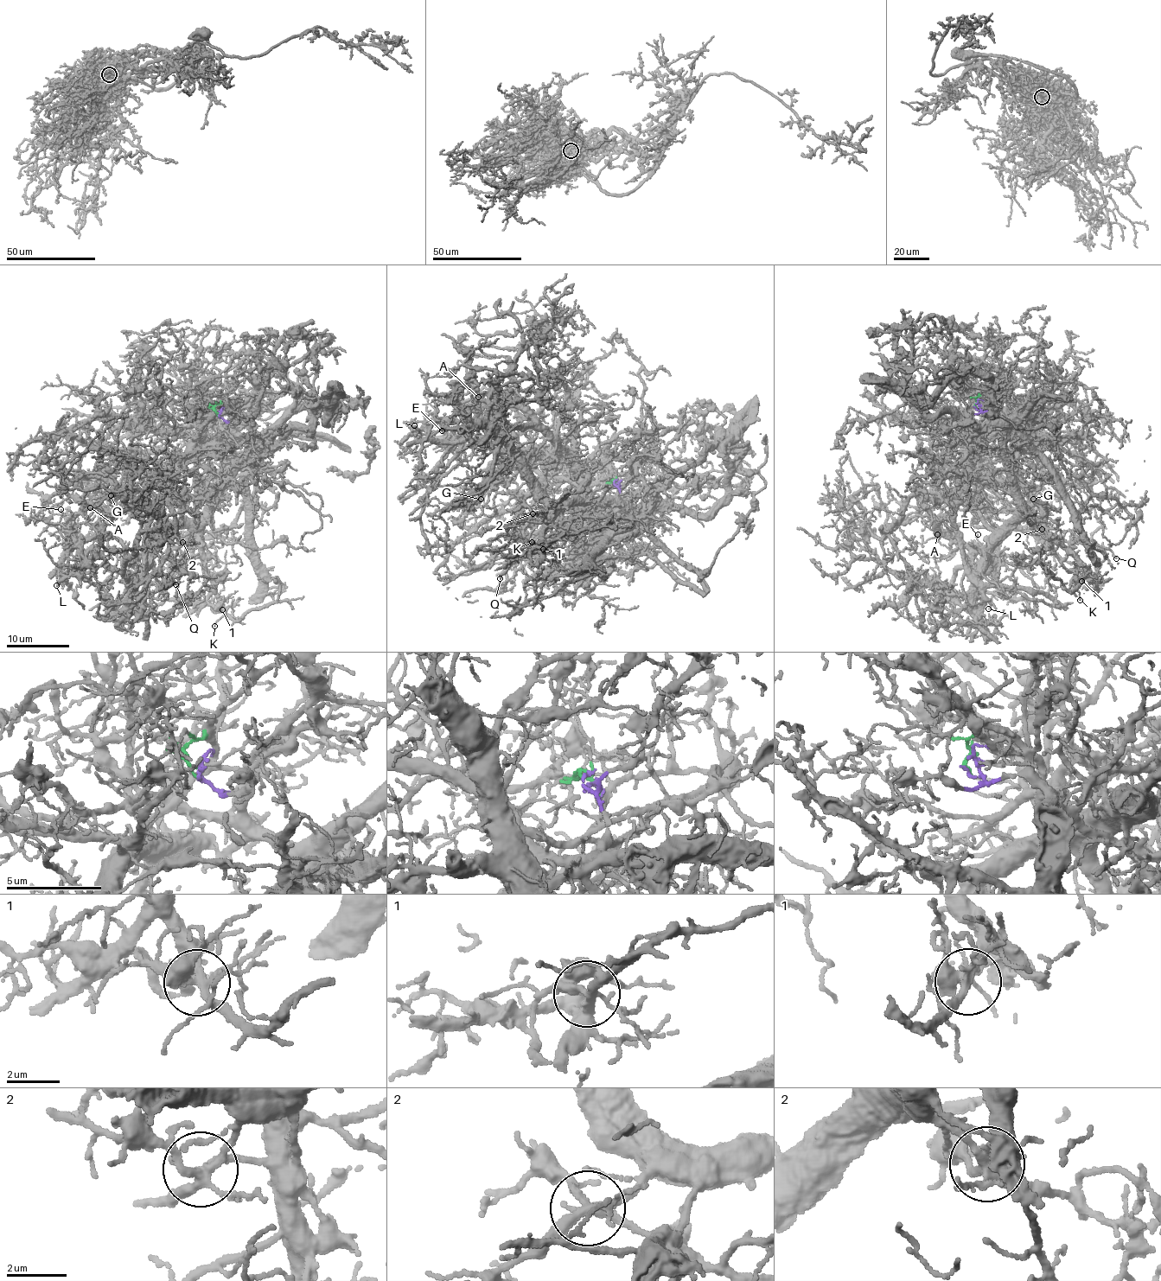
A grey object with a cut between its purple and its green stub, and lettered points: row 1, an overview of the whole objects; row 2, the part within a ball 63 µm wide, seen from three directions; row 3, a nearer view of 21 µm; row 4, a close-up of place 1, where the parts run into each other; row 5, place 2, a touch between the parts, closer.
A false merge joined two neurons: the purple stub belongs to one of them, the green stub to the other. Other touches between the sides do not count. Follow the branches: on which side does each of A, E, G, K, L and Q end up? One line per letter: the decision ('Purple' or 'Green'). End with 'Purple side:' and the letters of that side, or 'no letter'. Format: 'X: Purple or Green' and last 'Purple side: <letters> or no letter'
A: Green
E: Green
G: Green
K: Green
L: Green
Q: Purple
Purple side: Q

